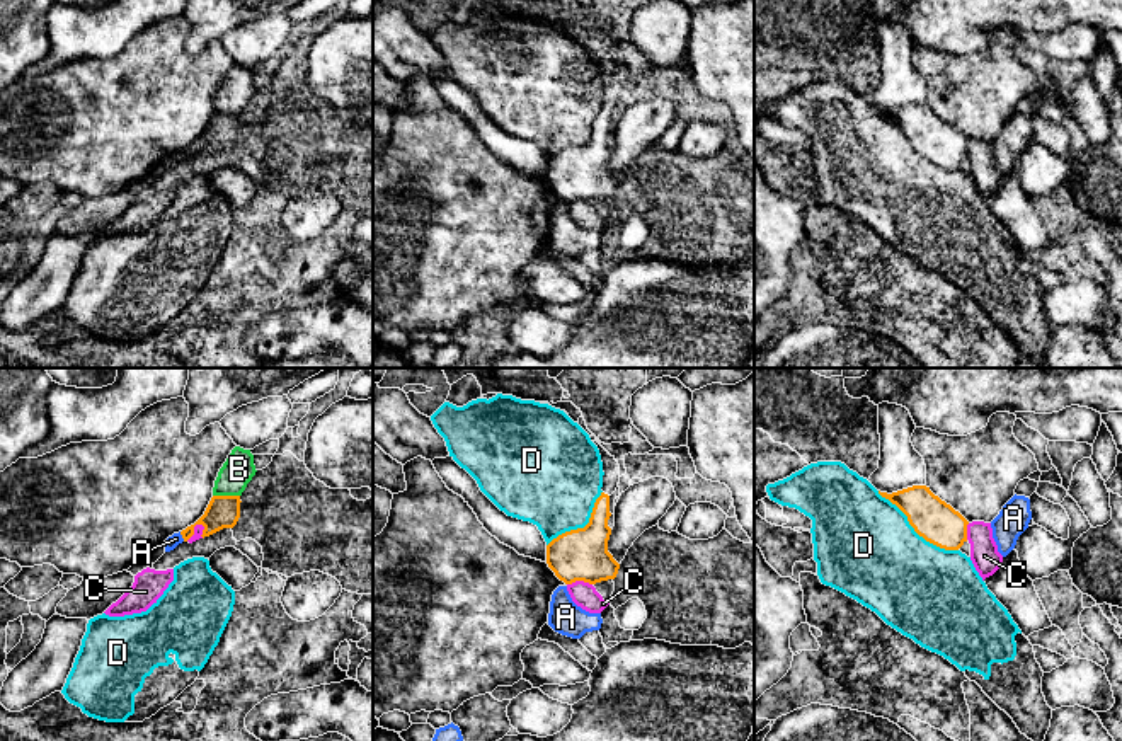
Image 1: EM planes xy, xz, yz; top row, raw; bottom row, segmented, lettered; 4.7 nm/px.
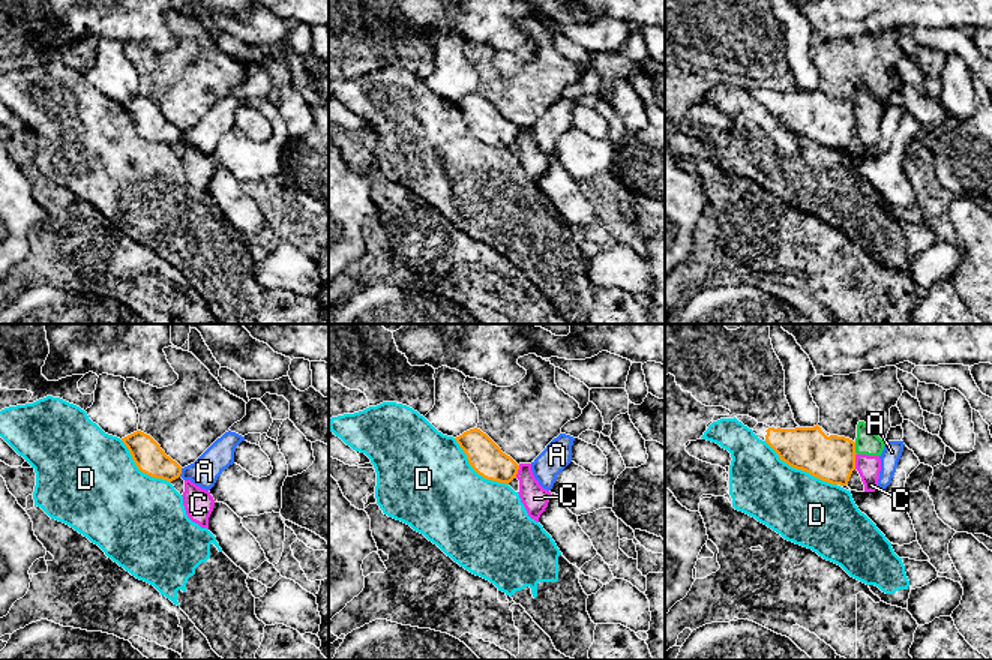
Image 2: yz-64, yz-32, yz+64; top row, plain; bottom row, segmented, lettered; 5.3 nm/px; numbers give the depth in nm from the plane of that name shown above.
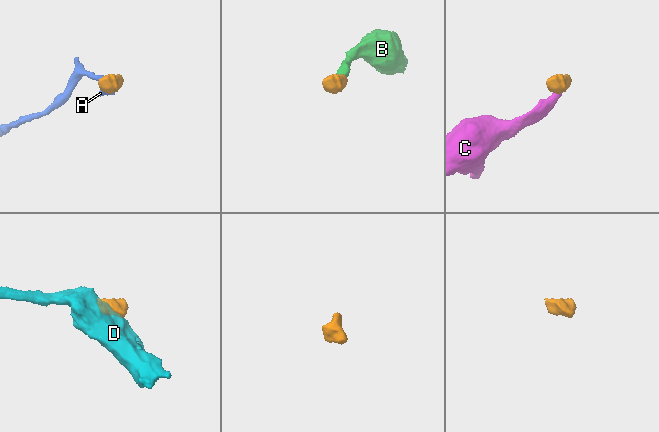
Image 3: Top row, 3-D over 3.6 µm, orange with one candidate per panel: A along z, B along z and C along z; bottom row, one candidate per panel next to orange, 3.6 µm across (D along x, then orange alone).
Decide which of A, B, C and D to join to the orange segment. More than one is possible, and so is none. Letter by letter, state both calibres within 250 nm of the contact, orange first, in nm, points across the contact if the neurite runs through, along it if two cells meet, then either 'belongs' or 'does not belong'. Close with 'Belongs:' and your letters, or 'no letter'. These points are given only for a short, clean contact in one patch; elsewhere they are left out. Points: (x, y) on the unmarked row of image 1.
A: 160/60 nm | along xy (179, 150), (184, 159) | does not belong
B: 160/150 nm | along xy (213, 113), (239, 114) | does not belong
C: 240/120 nm | along xz (591, 201), (572, 200), (567, 203) | does not belong
D: 200/480 nm | does not belong
Belongs: no letter

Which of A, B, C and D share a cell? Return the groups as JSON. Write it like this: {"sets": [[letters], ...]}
{"sets": [["A"], ["B", "C"], ["D"]]}

